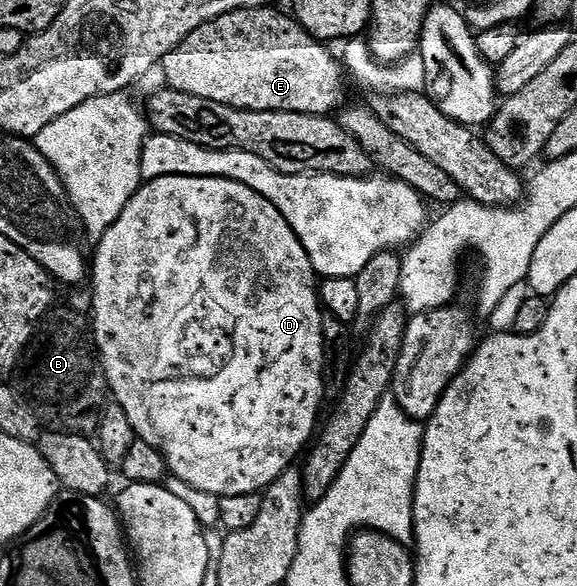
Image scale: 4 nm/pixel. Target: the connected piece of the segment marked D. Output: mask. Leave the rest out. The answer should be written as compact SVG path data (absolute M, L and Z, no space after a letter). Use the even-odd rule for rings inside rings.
M170 176L169 178L157 178L156 180L149 180L140 184L131 201L125 206L125 210L121 210L121 218L117 218L117 222L113 222L113 226L109 226L109 230L105 230L105 234L98 237L96 244L99 245L96 246L95 252L93 248L93 259L89 264L89 285L91 284L89 308L92 313L95 311L95 320L93 316L93 343L103 362L110 395L113 397L114 403L119 404L121 410L125 410L125 415L129 418L129 422L133 422L133 430L136 437L149 442L149 446L153 446L158 450L163 456L163 460L167 463L167 471L172 477L176 476L181 483L188 484L189 487L196 488L197 491L204 492L207 496L222 498L235 494L253 494L254 492L262 494L266 492L269 485L277 482L277 478L281 478L281 474L294 465L291 463L295 459L297 459L296 461L300 459L299 451L303 447L306 449L312 443L313 437L317 432L315 423L319 420L319 407L325 404L323 395L323 373L325 371L325 361L323 359L323 317L325 312L321 307L320 289L317 287L315 267L313 262L309 262L309 254L305 250L305 246L301 246L293 226L289 226L289 222L285 222L281 210L277 210L277 206L273 206L273 202L261 198L261 194L257 194L257 190L249 190L249 186L245 186L241 182L233 182L232 180L217 178L216 176L213 178L205 178L204 176Z

